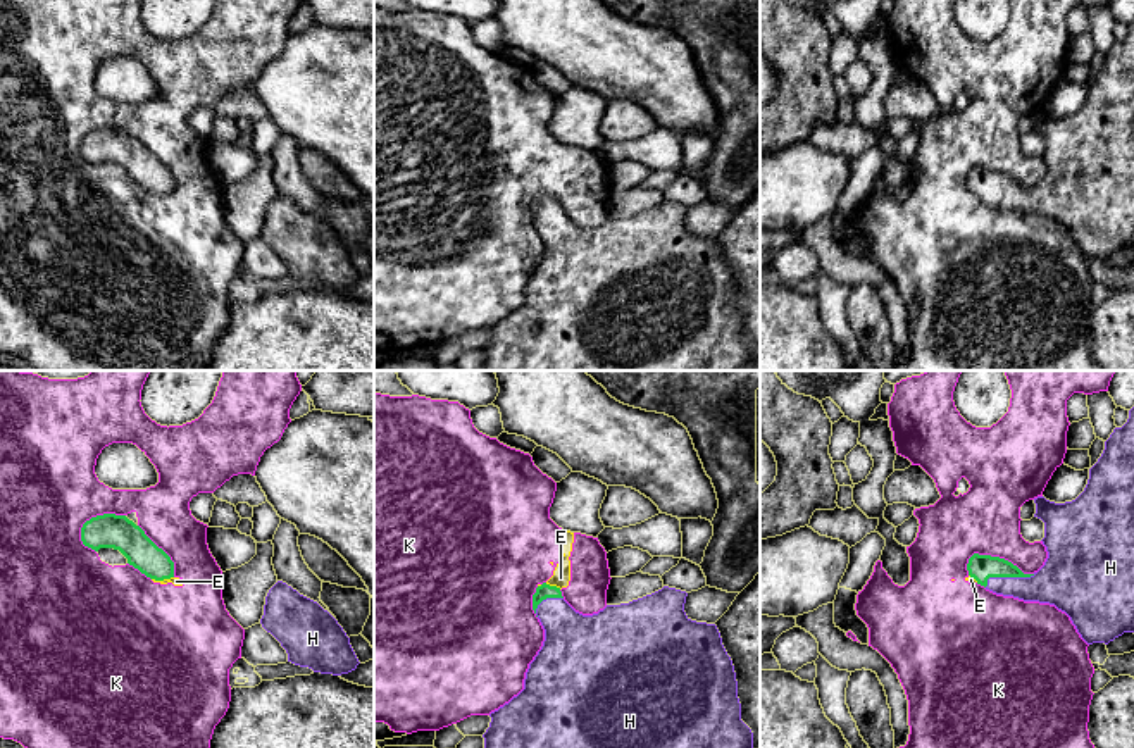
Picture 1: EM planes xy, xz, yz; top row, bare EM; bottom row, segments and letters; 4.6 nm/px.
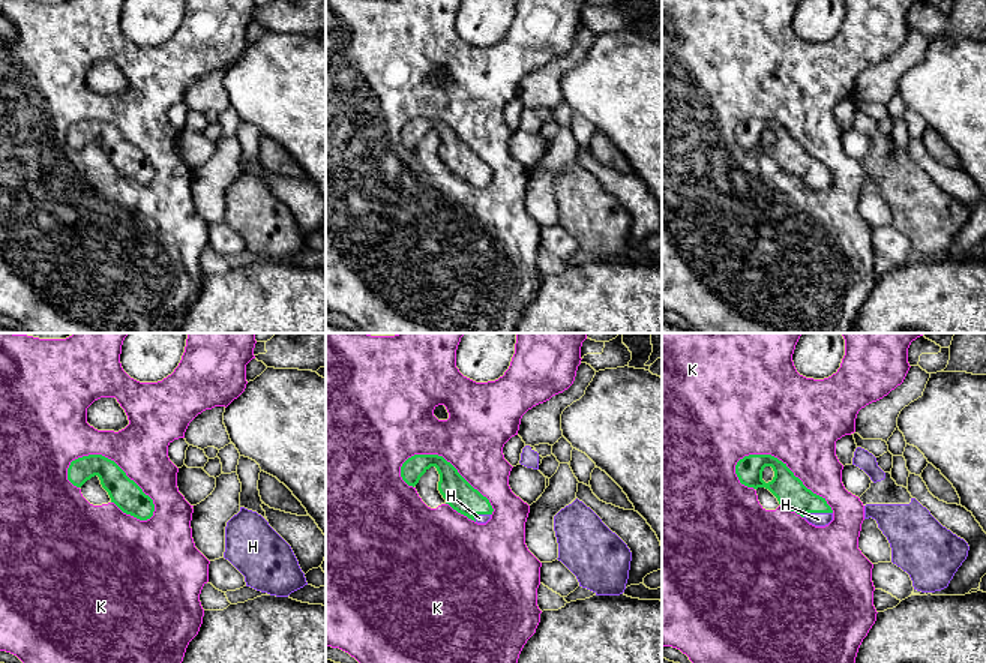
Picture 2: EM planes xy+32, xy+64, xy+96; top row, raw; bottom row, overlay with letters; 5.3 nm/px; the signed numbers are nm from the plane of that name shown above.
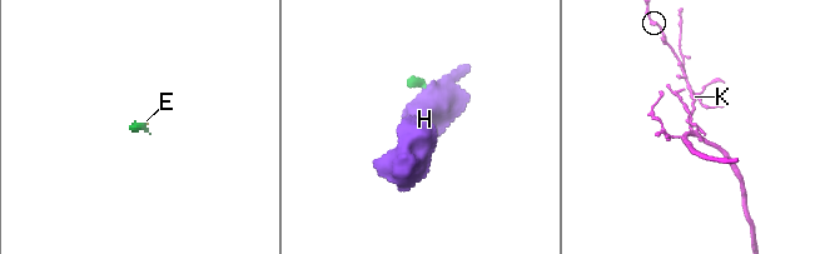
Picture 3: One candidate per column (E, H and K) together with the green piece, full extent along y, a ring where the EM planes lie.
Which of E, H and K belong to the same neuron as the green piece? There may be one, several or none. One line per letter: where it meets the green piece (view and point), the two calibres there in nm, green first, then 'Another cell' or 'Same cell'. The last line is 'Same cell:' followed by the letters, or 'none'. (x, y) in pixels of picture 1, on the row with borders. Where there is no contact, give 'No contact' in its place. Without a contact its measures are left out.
E: Touches green at xz (554, 586). Thickness 70 nm (green) against 90 nm. Another cell
H: Touches green at yz (1007, 576). Thickness 120 nm (green) against 220 nm. Same cell
K: Touches green at yz (998, 557). Thickness 120 nm (green) against 320 nm. Another cell
Same cell: H

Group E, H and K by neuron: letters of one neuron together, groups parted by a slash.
E K / H

